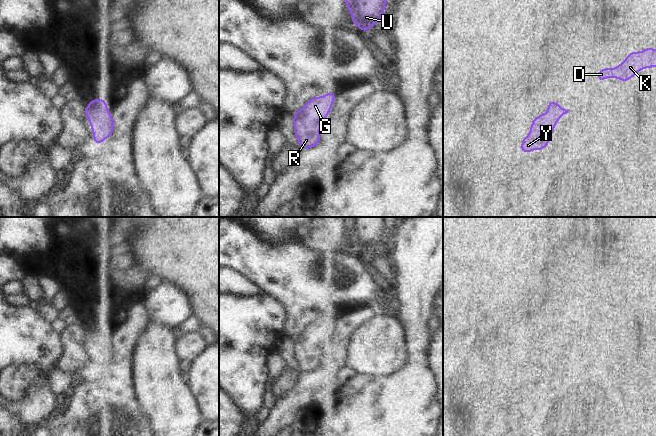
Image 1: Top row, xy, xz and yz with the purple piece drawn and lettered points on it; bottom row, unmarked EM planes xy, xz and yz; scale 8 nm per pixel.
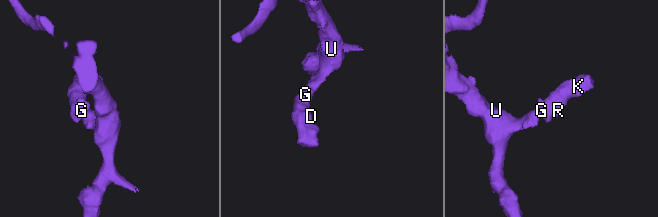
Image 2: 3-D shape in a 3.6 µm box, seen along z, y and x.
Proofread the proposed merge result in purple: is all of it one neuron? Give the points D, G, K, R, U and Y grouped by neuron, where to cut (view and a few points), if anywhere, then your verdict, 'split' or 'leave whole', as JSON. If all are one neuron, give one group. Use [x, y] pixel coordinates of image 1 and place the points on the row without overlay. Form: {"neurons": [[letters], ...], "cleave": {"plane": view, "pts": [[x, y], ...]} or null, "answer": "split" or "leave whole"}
{"neurons": [["D", "G", "K", "R", "U", "Y"]], "cleave": null, "answer": "leave whole"}

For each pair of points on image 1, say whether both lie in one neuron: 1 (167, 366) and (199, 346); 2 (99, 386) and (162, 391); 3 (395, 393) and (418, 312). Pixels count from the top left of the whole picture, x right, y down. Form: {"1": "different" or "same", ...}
{"1": "different", "2": "different", "3": "same"}

